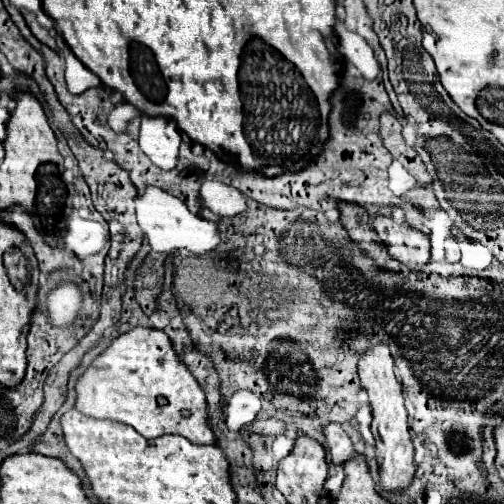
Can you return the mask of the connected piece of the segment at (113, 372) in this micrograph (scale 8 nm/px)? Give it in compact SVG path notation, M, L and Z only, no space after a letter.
M134 327L116 339L90 363L76 381L76 409L88 417L132 425L146 439L178 433L192 443L214 443L208 427L206 397L194 375L180 365L168 335L160 329Z

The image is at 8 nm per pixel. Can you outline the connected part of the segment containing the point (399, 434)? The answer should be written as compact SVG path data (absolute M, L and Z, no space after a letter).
M378 343L368 351L360 353L358 375L362 387L368 391L372 407L372 435L376 439L376 459L380 467L380 483L386 491L400 491L410 485L416 465L414 465L414 447L408 433L406 407L402 397L402 387L394 375L394 359L386 343Z

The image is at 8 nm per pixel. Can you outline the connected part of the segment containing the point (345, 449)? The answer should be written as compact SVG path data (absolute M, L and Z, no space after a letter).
M330 423L324 427L324 437L332 455L334 463L344 463L354 455L354 447L350 437L344 433L340 423Z

